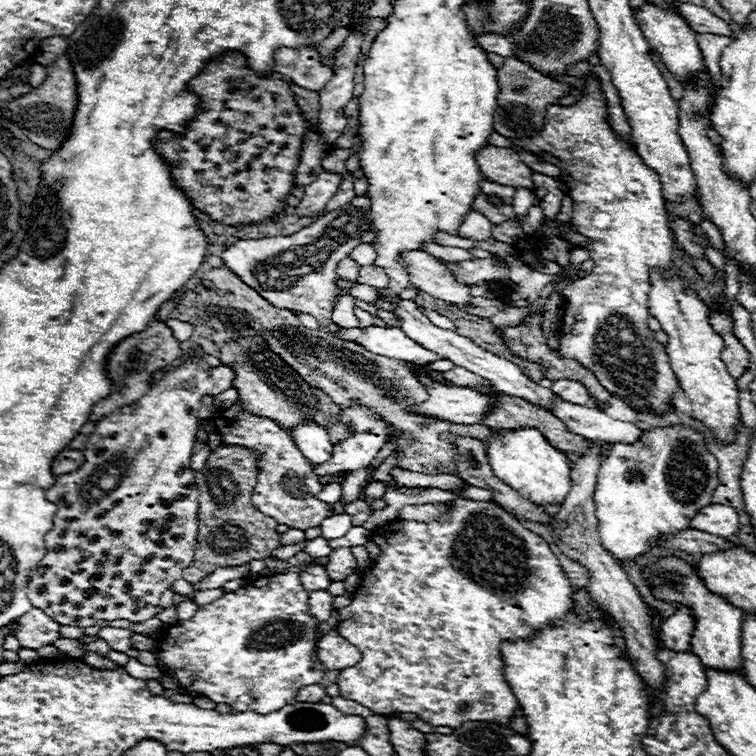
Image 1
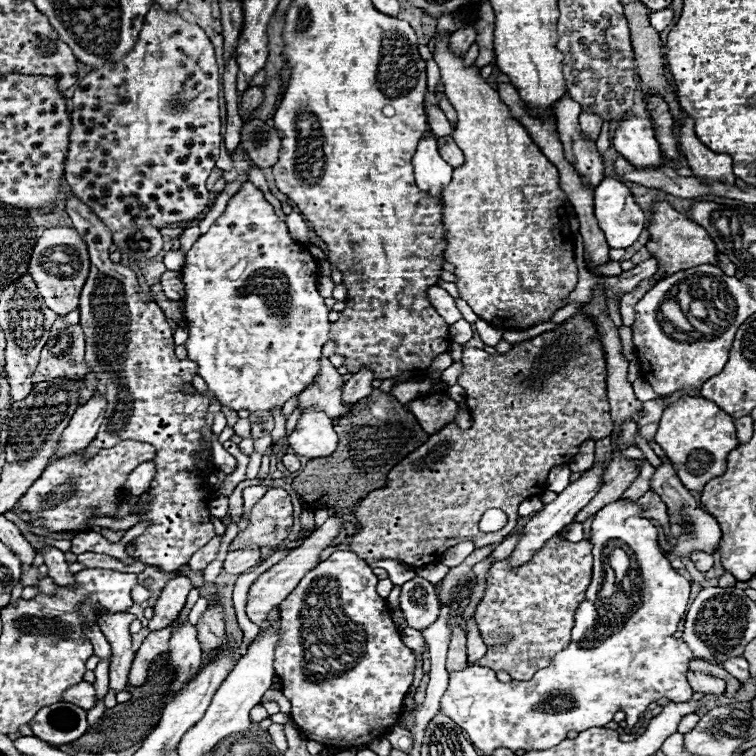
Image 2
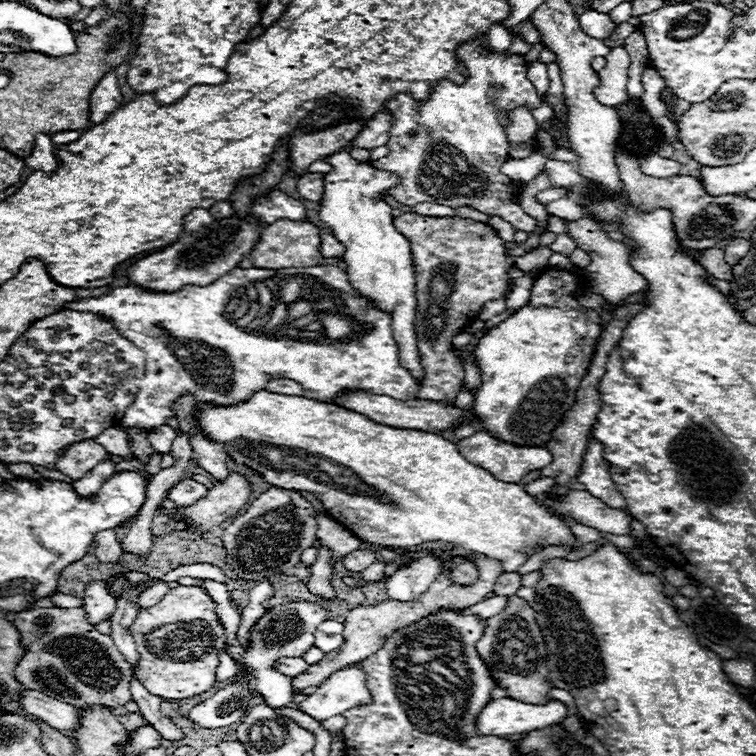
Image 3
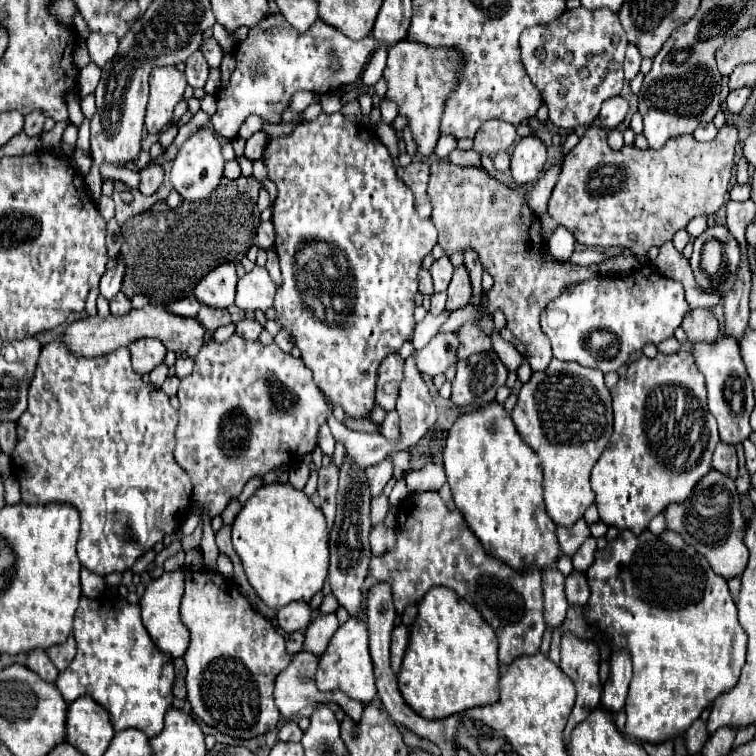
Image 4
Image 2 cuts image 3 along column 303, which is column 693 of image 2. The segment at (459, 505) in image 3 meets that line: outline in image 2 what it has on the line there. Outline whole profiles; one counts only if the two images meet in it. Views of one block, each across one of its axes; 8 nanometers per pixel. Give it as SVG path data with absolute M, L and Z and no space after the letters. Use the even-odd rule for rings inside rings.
M682 396L666 408L656 432L656 442L670 458L682 484L696 492L700 492L714 476L722 476L722 472L726 472L726 456L738 446L732 416L700 396Z

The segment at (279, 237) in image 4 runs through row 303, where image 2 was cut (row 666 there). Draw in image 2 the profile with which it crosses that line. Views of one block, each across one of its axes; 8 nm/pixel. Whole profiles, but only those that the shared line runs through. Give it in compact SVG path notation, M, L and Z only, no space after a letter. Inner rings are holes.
M338 550L328 560L320 562L314 570L310 570L300 580L300 584L294 588L294 592L290 592L290 596L280 604L282 646L278 646L274 668L276 668L276 674L280 676L280 680L282 680L284 696L292 702L290 716L292 716L294 724L298 726L298 730L308 740L316 740L316 742L322 742L326 746L350 748L350 746L354 746L354 740L360 738L360 736L368 736L370 734L370 740L376 738L378 734L382 736L386 732L386 728L394 726L398 722L400 714L402 714L402 702L404 702L406 692L408 692L408 688L412 686L412 680L414 680L414 654L412 654L412 650L408 646L404 646L404 642L400 638L400 630L392 622L390 608L388 608L386 600L382 596L378 596L378 592L376 592L376 584L378 584L376 574L372 572L372 568L362 558L358 558L358 554L354 554L350 550Z

